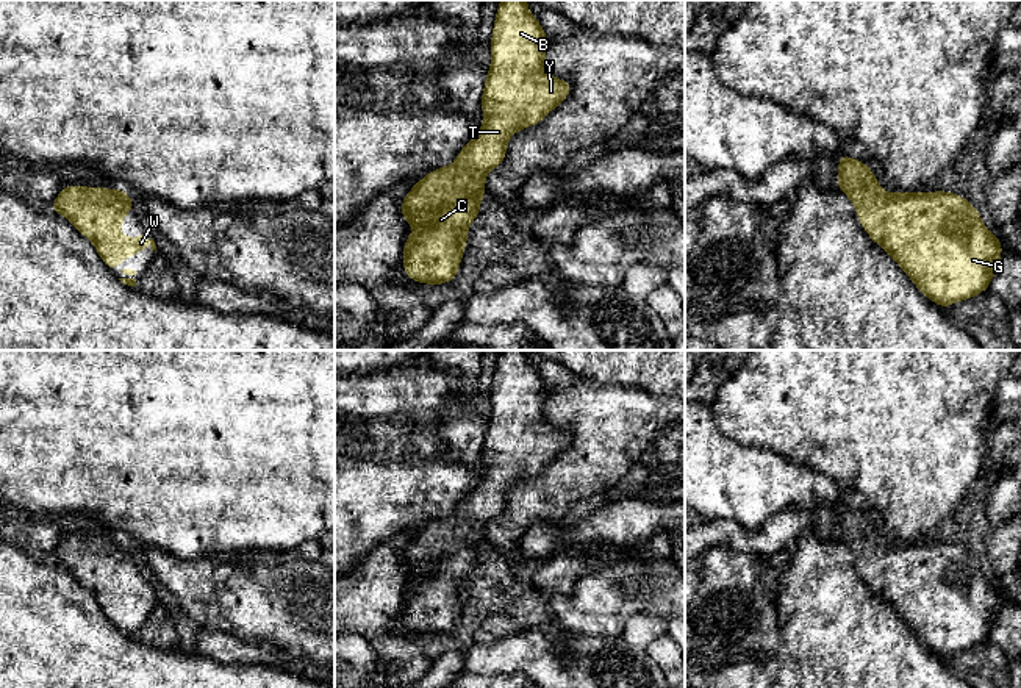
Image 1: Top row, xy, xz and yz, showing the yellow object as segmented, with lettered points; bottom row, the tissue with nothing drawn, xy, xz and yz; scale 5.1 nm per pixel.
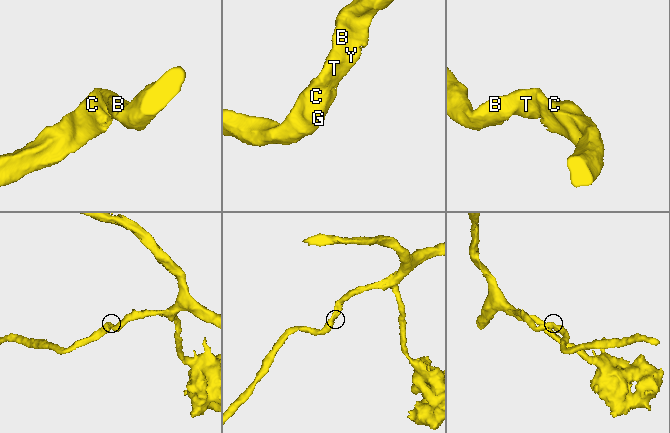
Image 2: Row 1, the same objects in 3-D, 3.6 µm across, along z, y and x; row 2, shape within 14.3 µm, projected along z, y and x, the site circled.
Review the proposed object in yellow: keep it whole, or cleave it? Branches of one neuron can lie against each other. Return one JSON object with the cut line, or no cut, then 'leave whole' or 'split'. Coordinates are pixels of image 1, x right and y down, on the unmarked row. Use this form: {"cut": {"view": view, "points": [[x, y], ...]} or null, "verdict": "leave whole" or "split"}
{"cut": null, "verdict": "leave whole"}

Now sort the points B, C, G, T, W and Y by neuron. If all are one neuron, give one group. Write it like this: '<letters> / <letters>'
B C G T W Y

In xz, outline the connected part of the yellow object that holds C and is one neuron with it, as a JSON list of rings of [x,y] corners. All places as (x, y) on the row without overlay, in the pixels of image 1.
[[[502,350],[489,394],[491,417],[482,444],[483,475],[458,502],[453,514],[435,519],[419,530],[400,554],[402,568],[414,575],[403,593],[403,622],[414,633],[442,635],[458,625],[468,577],[477,569],[486,546],[485,527],[507,507],[507,493],[514,482],[541,472],[571,444],[571,432],[553,428],[546,417],[547,385],[528,361],[525,350]]]

